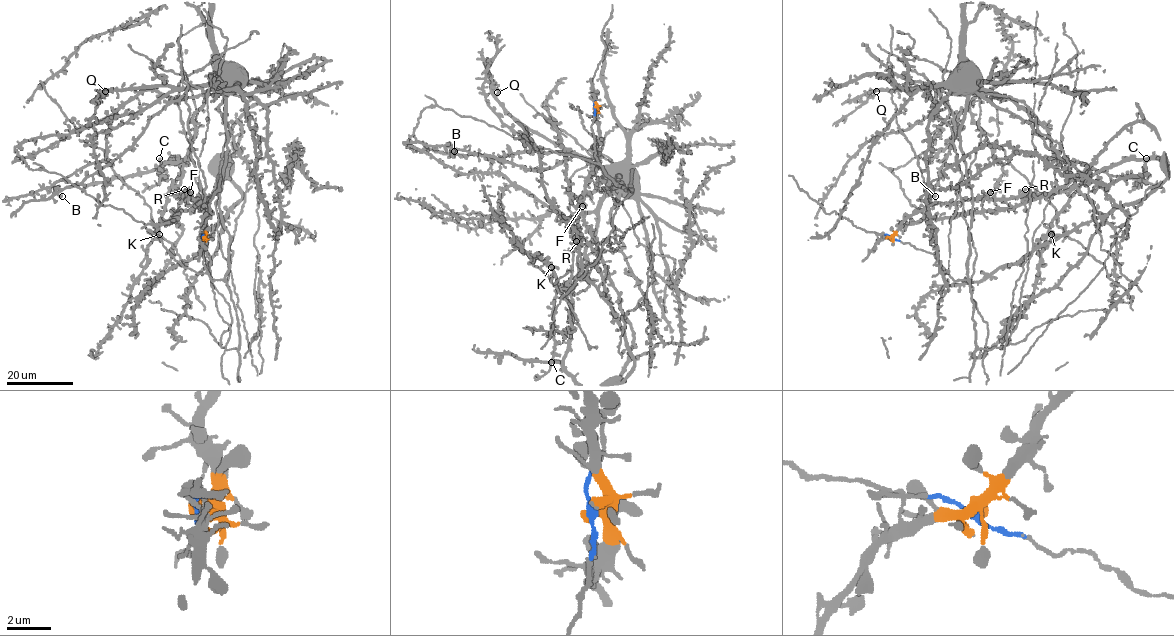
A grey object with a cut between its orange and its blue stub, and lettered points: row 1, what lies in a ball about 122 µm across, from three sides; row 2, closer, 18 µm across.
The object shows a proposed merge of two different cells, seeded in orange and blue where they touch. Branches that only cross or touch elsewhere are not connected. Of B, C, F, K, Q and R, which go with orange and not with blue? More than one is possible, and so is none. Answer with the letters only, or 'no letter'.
C, F, K, R

